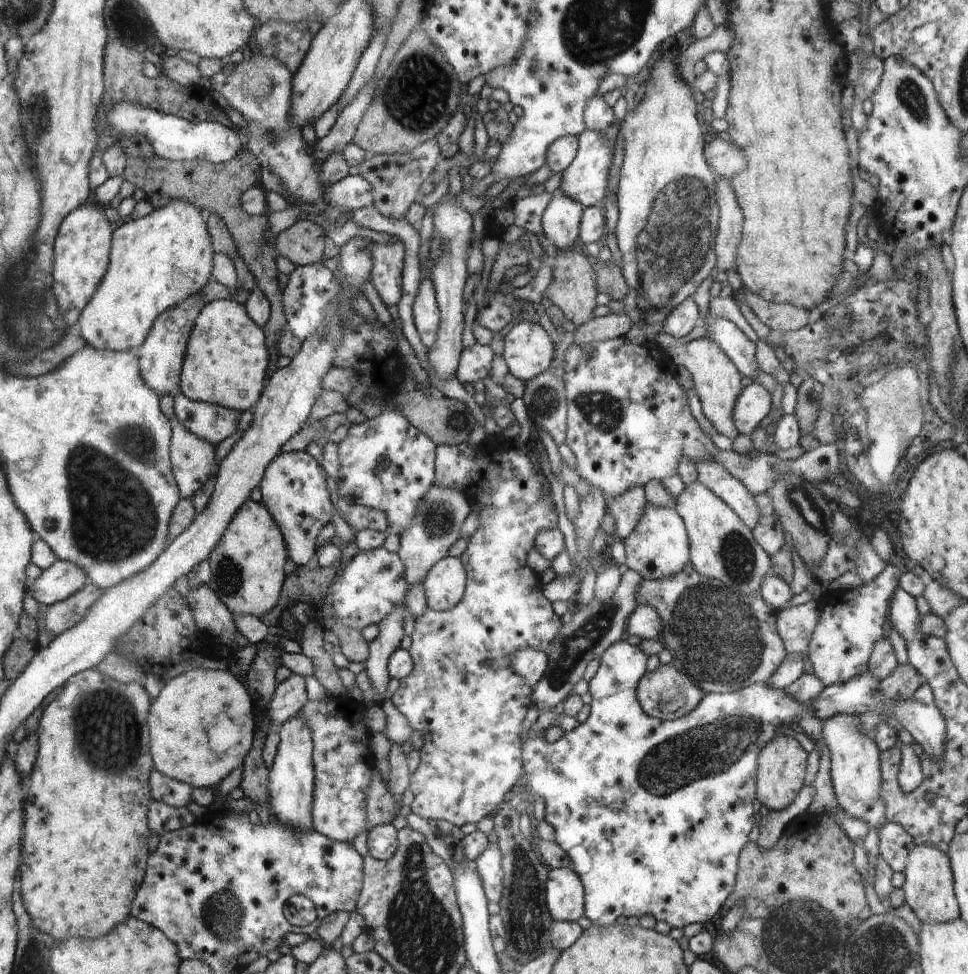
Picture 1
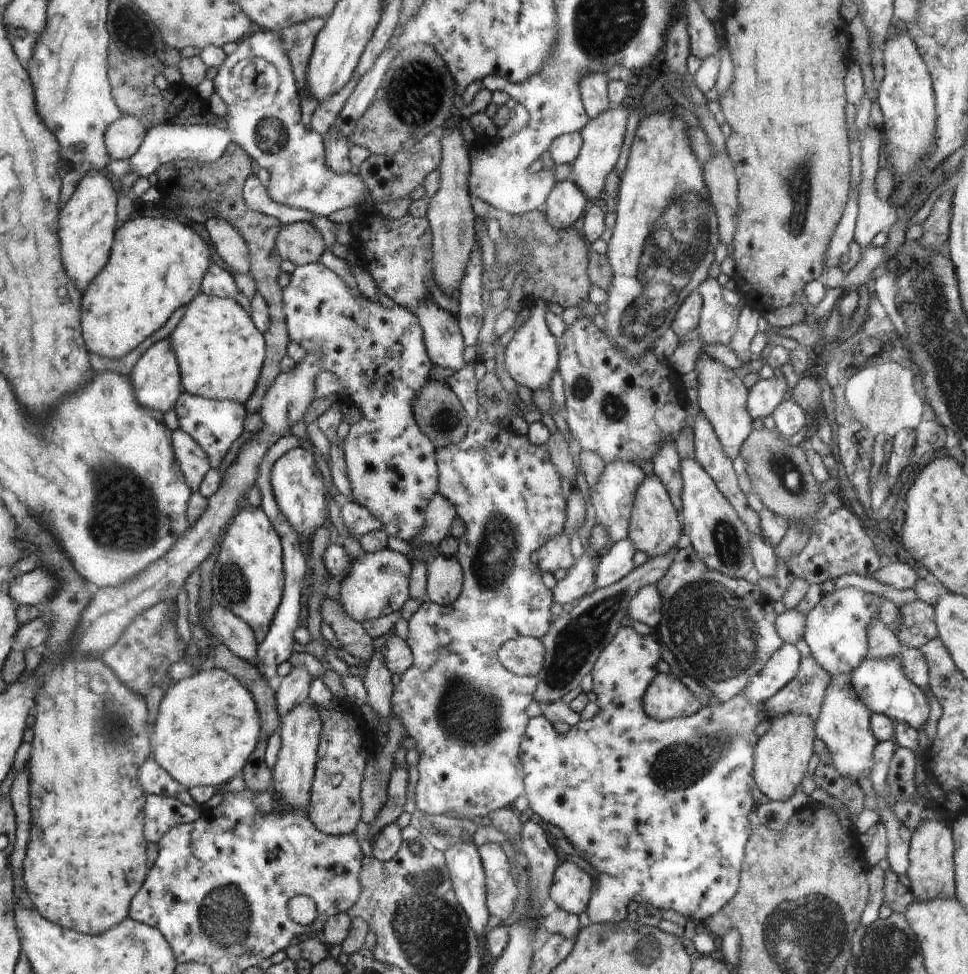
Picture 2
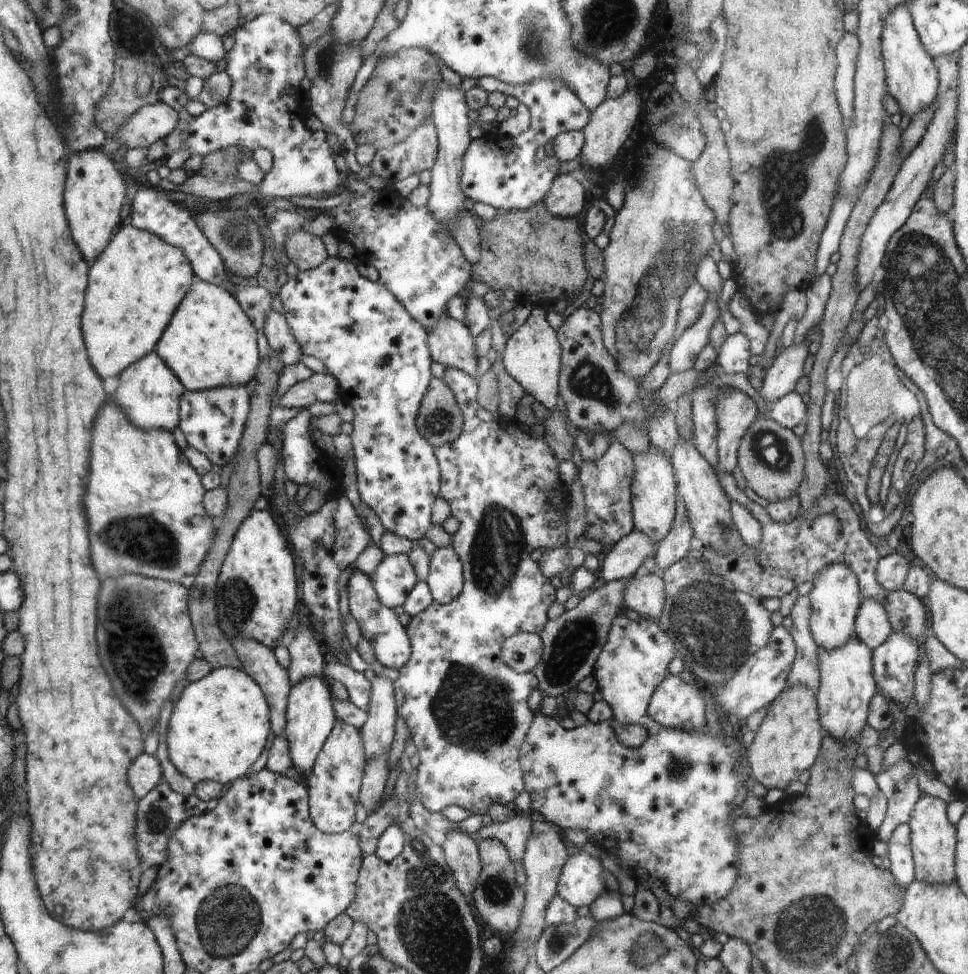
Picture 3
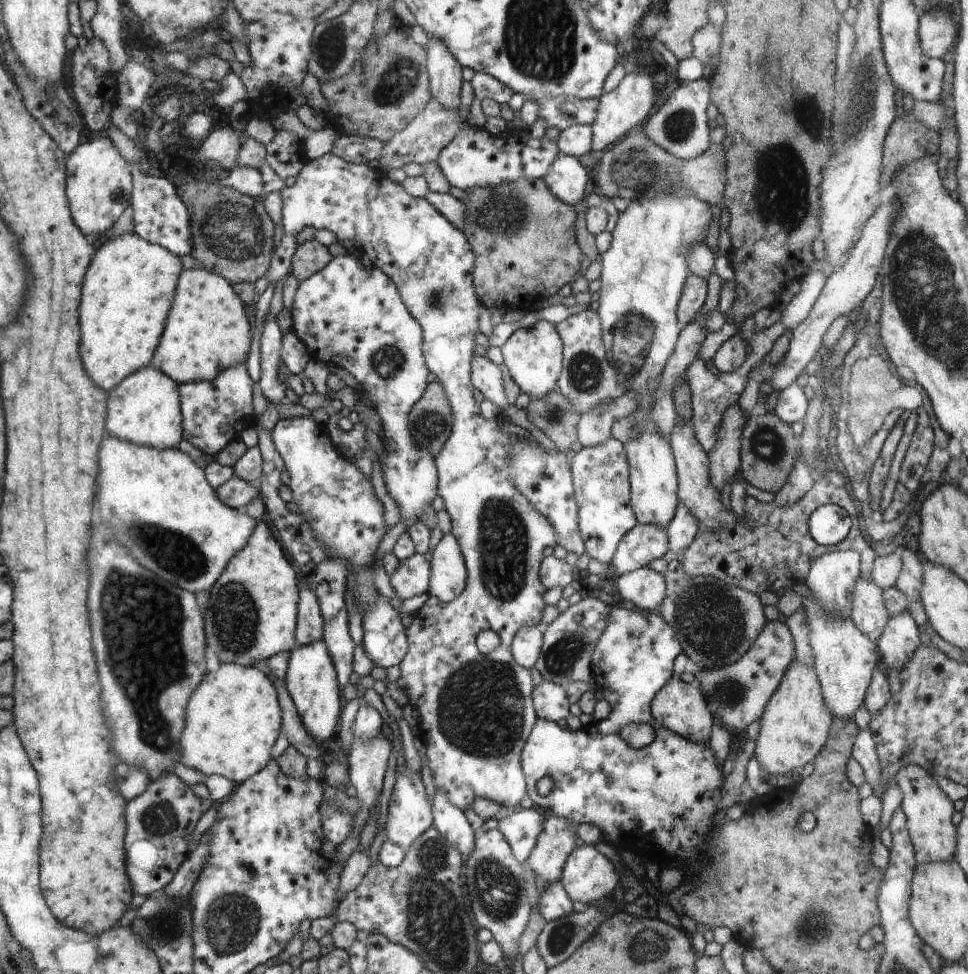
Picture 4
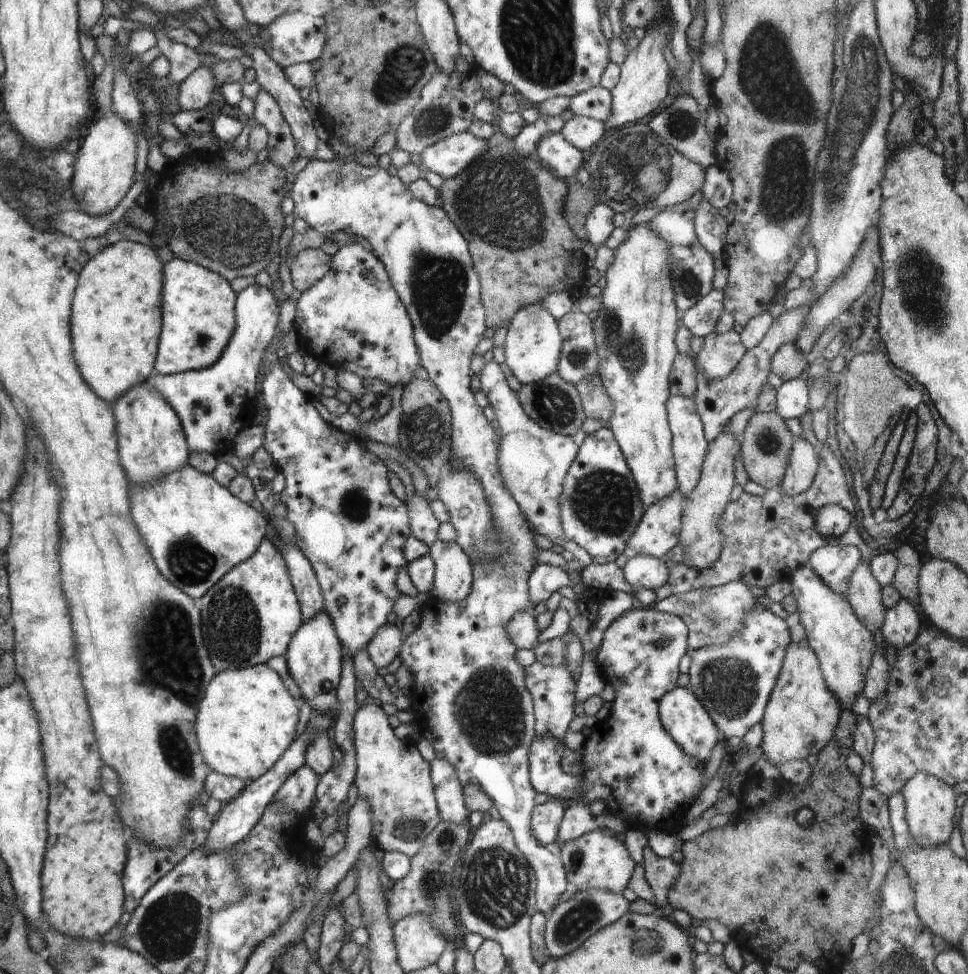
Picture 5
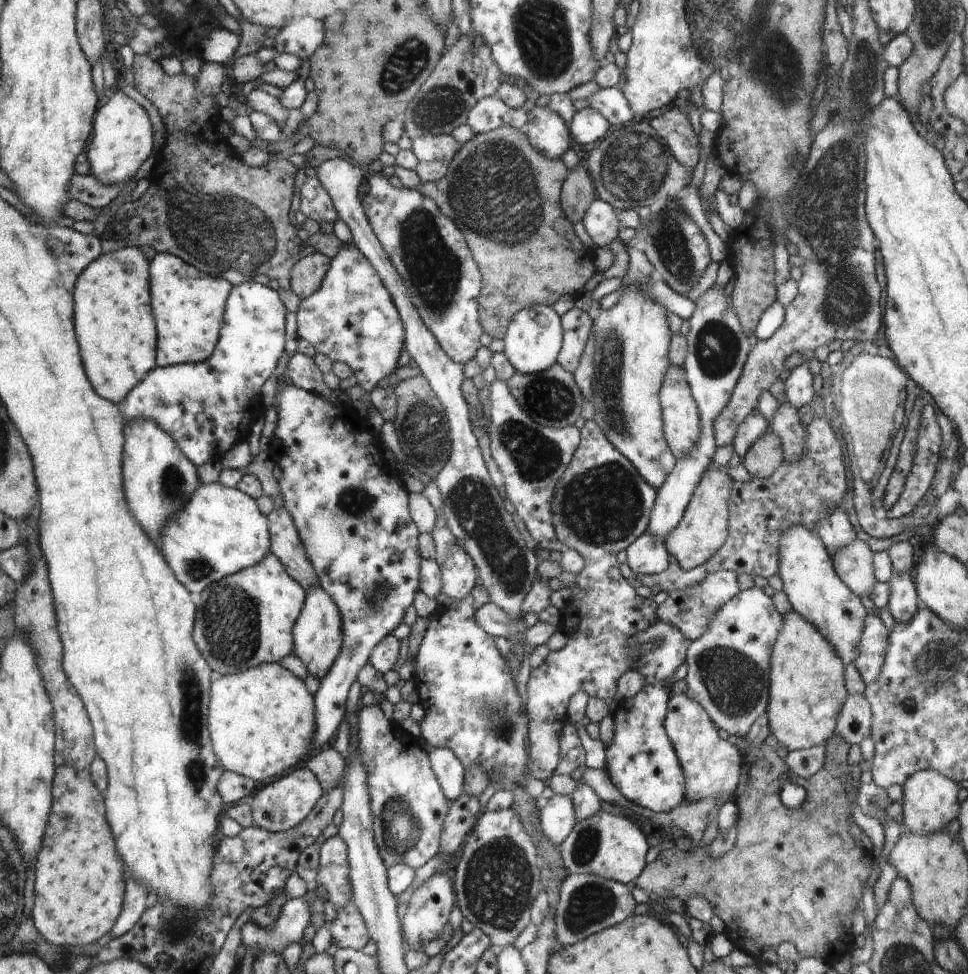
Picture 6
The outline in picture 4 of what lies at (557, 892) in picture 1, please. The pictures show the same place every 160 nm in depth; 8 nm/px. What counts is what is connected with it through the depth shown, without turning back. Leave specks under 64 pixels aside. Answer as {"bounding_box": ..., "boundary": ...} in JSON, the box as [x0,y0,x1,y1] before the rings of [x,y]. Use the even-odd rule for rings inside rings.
{"bounding_box":[560,844,619,905],"boundary":[[[588,844],[572,850],[560,878],[571,900],[584,905],[612,894],[619,880],[611,860],[601,854],[595,845]]]}

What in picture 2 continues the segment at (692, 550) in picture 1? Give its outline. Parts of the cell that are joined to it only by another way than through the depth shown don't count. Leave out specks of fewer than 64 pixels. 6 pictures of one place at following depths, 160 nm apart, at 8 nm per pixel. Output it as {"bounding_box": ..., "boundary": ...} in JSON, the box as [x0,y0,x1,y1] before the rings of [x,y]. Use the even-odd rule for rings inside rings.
{"bounding_box":[680,458,754,579],"boundary":[[[695,458],[681,460],[680,472],[683,482],[680,516],[682,534],[688,535],[696,554],[711,571],[733,579],[750,578],[754,573],[754,564],[748,527]]]}

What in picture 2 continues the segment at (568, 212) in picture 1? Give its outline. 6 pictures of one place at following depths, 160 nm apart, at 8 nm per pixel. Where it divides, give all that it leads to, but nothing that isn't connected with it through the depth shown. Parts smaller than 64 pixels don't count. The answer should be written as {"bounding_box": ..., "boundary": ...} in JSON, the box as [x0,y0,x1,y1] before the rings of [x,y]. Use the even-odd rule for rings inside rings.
{"bounding_box":[544,181,586,229],"boundary":[[[570,181],[555,182],[544,204],[547,221],[557,229],[576,226],[580,214],[584,214],[586,198]]]}

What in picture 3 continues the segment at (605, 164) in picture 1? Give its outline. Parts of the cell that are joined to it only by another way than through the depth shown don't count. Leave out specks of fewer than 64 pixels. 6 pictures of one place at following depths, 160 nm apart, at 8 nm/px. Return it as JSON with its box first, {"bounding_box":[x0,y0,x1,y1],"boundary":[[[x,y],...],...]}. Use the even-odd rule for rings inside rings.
{"bounding_box":[579,87,641,169],"boundary":[[[628,87],[621,97],[607,99],[602,105],[591,111],[591,121],[587,124],[586,128],[581,130],[585,136],[585,143],[579,158],[586,160],[584,166],[592,164],[592,169],[597,169],[600,164],[610,162],[618,154],[622,144],[626,144],[628,138],[632,136],[636,121],[640,116],[641,100],[636,94],[637,92]]]}

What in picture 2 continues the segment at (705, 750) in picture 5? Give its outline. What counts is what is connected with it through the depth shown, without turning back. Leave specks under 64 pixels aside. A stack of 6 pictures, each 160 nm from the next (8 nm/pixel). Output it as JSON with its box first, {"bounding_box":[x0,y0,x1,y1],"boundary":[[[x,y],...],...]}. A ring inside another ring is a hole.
{"bounding_box":[641,672,702,721],"boundary":[[[670,672],[658,673],[641,693],[641,700],[645,713],[659,721],[697,713],[702,706],[700,698]]]}

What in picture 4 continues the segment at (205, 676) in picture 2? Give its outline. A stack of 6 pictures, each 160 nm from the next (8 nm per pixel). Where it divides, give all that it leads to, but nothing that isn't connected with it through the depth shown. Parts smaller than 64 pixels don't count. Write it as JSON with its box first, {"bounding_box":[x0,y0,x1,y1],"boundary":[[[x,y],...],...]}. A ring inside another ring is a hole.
{"bounding_box":[179,663,282,785],"boundary":[[[234,663],[216,664],[214,670],[208,671],[208,678],[204,679],[204,686],[200,686],[200,690],[196,690],[196,694],[192,693],[192,702],[188,701],[188,726],[184,726],[184,738],[179,740],[179,751],[183,759],[184,766],[193,768],[204,774],[204,776],[220,775],[231,780],[236,785],[242,785],[247,778],[254,776],[260,772],[272,760],[271,750],[276,739],[282,735],[282,704],[279,702],[278,691],[275,689],[275,683],[264,672],[255,666],[243,667]]]}

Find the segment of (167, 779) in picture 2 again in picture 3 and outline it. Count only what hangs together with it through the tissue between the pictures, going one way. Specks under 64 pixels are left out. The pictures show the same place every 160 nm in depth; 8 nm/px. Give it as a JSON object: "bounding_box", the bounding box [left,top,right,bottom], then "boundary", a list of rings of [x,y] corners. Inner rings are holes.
{"bounding_box":[129,755,163,798],"boundary":[[[140,755],[129,768],[129,778],[136,796],[144,798],[163,780],[162,768],[156,756]]]}

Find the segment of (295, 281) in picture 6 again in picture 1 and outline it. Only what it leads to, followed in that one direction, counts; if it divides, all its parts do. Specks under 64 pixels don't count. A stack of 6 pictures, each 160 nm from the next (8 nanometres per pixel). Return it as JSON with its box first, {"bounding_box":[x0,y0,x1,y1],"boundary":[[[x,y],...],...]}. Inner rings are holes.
{"bounding_box":[274,219,326,266],"boundary":[[[300,219],[274,238],[275,249],[295,266],[320,262],[326,248],[326,236],[320,224]]]}

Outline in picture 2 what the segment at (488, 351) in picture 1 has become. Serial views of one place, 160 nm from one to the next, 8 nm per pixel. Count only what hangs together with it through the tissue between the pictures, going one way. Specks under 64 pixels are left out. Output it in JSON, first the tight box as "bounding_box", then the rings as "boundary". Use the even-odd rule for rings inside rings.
{"bounding_box":[391,362,566,821],"boundary":[[[469,362],[467,366],[458,369],[451,377],[449,377],[449,388],[455,391],[455,394],[460,398],[460,402],[467,412],[467,419],[472,425],[467,431],[467,436],[462,441],[445,446],[436,447],[436,458],[439,463],[439,489],[440,494],[445,496],[456,509],[457,516],[464,520],[467,529],[465,533],[459,538],[459,545],[457,553],[454,555],[463,567],[463,590],[462,595],[452,605],[438,606],[430,600],[421,602],[418,611],[412,614],[408,623],[408,638],[409,646],[411,647],[412,654],[414,655],[414,664],[406,673],[402,673],[400,682],[393,685],[393,695],[391,700],[393,715],[398,716],[401,720],[402,726],[411,740],[416,741],[415,749],[419,752],[419,762],[417,765],[419,778],[415,790],[415,808],[416,810],[428,813],[429,815],[448,815],[456,818],[467,818],[470,820],[478,821],[482,816],[490,814],[490,812],[498,811],[498,808],[506,809],[510,804],[522,795],[524,790],[524,774],[522,774],[522,762],[520,762],[520,742],[525,733],[526,724],[528,724],[528,716],[526,716],[526,708],[532,702],[532,694],[535,694],[536,684],[538,680],[536,677],[525,677],[515,675],[509,671],[500,662],[499,650],[507,641],[524,637],[536,637],[540,639],[548,634],[552,622],[550,606],[552,606],[552,591],[548,589],[542,582],[543,572],[537,565],[530,561],[530,554],[534,550],[538,550],[542,545],[546,544],[549,538],[556,536],[563,532],[566,522],[566,500],[562,498],[562,486],[560,486],[560,474],[555,469],[554,463],[551,461],[551,455],[547,446],[536,446],[528,442],[526,436],[519,438],[513,434],[504,436],[504,442],[498,442],[502,435],[498,432],[498,424],[492,425],[494,432],[480,432],[487,426],[487,423],[482,423],[476,417],[476,410],[478,410],[478,403],[476,402],[476,378],[474,378],[474,369],[476,363]]]}

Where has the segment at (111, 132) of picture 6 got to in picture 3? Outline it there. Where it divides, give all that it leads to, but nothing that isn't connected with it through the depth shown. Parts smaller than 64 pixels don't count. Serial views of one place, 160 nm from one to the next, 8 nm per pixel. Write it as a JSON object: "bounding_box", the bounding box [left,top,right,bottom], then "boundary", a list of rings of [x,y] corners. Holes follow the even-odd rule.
{"bounding_box":[68,151,126,266],"boundary":[[[84,151],[68,157],[68,222],[72,222],[71,235],[90,266],[104,253],[116,226],[121,224],[126,182],[112,161],[104,151]]]}

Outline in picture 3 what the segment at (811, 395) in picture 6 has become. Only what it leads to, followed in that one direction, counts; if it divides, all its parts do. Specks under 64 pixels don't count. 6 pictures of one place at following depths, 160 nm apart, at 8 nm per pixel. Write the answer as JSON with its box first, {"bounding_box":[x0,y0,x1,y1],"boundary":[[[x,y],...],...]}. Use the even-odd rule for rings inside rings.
{"bounding_box":[768,391,806,429],"boundary":[[[792,391],[777,400],[768,412],[768,418],[774,419],[780,426],[792,429],[798,424],[806,424],[806,406],[802,396]]]}

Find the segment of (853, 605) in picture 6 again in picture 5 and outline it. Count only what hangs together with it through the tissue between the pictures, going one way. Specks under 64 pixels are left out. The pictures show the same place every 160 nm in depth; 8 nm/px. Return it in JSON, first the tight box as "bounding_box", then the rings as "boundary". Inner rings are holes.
{"bounding_box":[792,566,876,706],"boundary":[[[810,566],[792,574],[792,594],[797,600],[797,611],[807,634],[807,644],[818,659],[828,688],[842,706],[852,706],[853,700],[863,694],[866,673],[876,651],[871,633],[860,622],[846,598],[831,591]]]}

